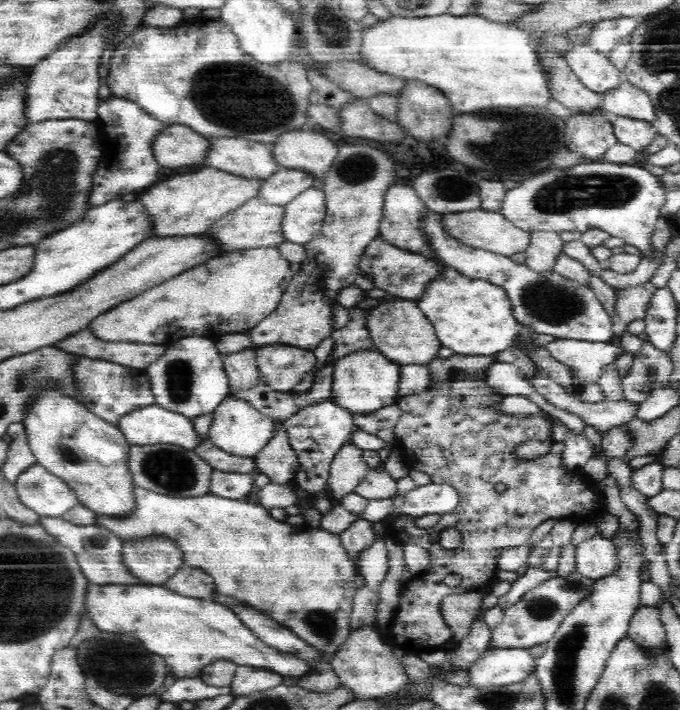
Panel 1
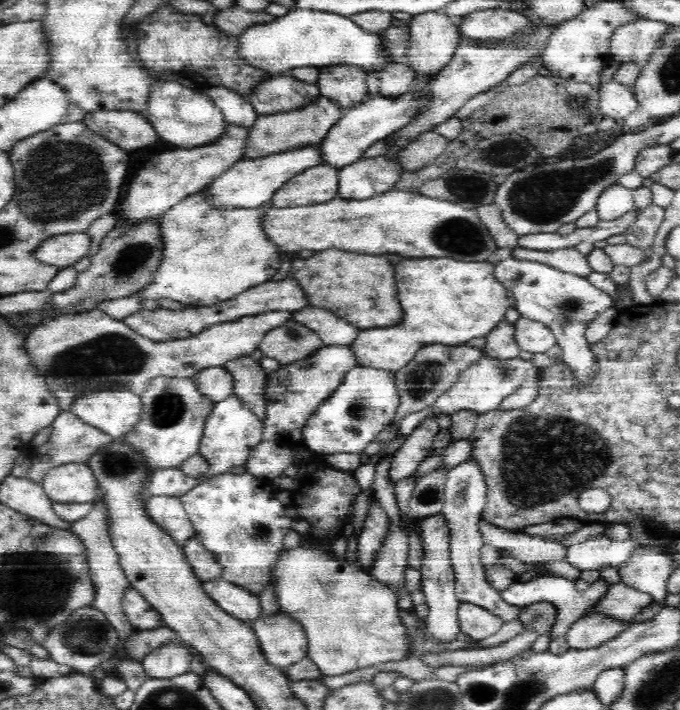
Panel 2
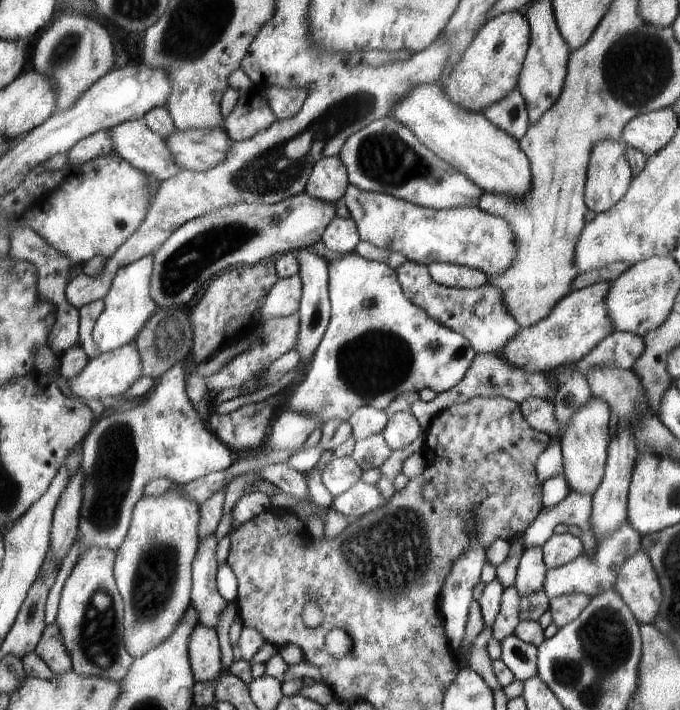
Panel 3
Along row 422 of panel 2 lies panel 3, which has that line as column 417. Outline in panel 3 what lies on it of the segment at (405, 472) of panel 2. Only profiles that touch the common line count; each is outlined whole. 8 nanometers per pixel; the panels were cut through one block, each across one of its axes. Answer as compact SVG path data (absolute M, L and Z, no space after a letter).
M409 410L397 412L388 416L388 419L381 433L392 451L407 447L423 433L419 422Z

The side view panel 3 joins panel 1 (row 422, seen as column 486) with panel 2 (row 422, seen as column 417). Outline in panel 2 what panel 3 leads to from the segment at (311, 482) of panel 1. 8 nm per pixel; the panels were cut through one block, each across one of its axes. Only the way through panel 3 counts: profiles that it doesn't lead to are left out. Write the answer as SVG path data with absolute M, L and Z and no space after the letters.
M323 345L310 356L302 357L292 364L281 365L278 372L267 378L265 386L266 416L262 438L273 440L297 451L305 448L303 426L307 418L317 409L318 404L337 389L346 372L356 368L357 360L349 345Z

